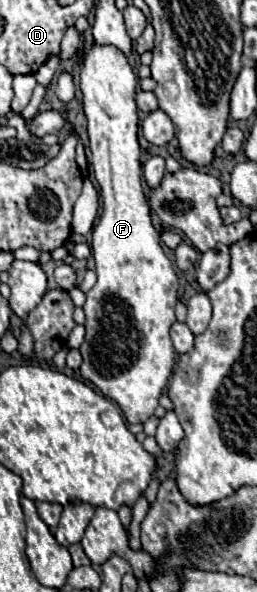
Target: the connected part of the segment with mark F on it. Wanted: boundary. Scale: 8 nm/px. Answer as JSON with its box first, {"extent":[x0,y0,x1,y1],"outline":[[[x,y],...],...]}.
{"extent":[79,44,179,424],"outline":[[[93,44],[87,50],[83,70],[81,70],[81,92],[83,108],[87,116],[89,148],[93,154],[93,170],[97,184],[101,188],[103,212],[93,228],[91,252],[95,260],[97,282],[85,294],[85,340],[79,348],[83,362],[79,372],[85,380],[91,380],[107,398],[117,402],[129,424],[145,422],[153,416],[159,406],[159,398],[169,382],[175,364],[175,350],[169,338],[171,324],[175,322],[175,304],[179,292],[179,278],[173,270],[171,260],[161,248],[159,230],[153,226],[151,208],[141,186],[141,148],[137,140],[139,116],[135,104],[137,78],[127,62],[127,58],[113,46]]]}

